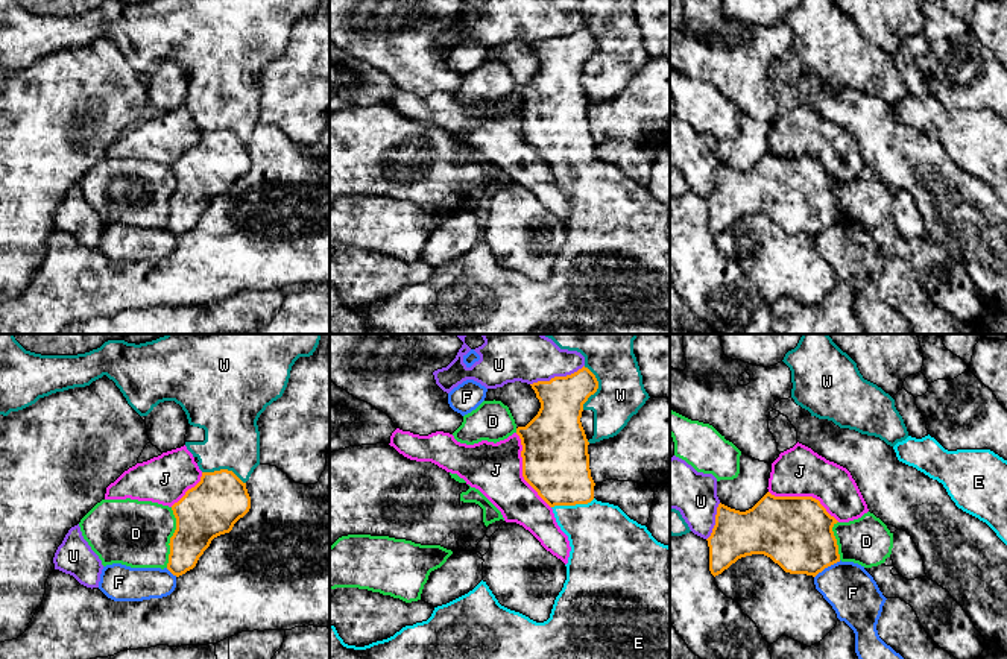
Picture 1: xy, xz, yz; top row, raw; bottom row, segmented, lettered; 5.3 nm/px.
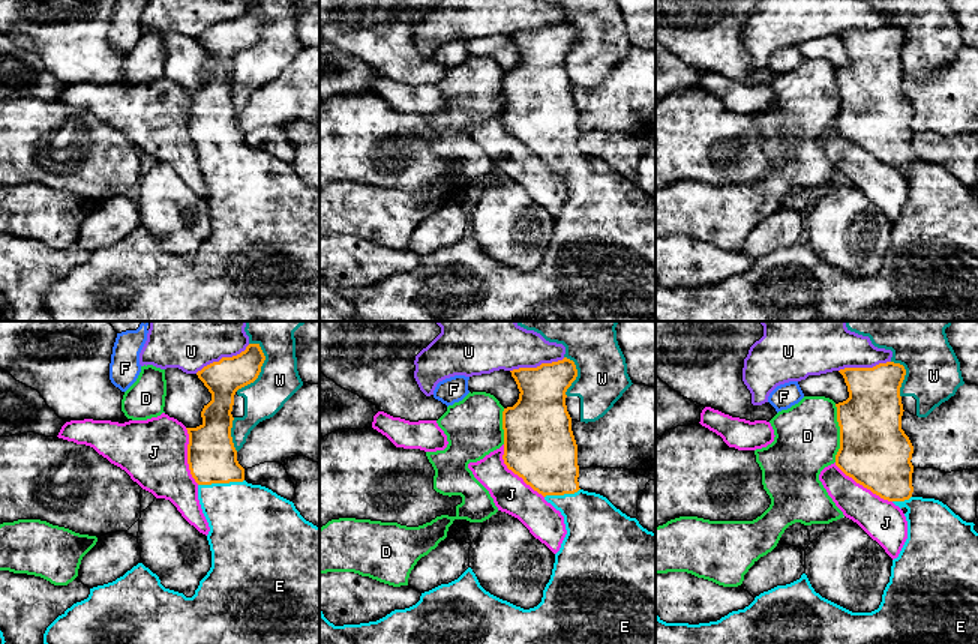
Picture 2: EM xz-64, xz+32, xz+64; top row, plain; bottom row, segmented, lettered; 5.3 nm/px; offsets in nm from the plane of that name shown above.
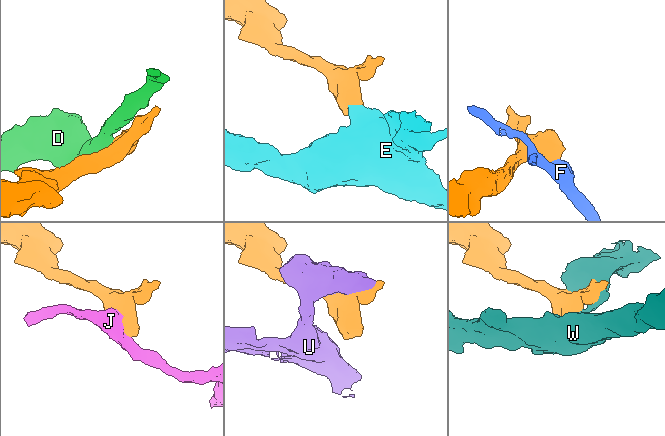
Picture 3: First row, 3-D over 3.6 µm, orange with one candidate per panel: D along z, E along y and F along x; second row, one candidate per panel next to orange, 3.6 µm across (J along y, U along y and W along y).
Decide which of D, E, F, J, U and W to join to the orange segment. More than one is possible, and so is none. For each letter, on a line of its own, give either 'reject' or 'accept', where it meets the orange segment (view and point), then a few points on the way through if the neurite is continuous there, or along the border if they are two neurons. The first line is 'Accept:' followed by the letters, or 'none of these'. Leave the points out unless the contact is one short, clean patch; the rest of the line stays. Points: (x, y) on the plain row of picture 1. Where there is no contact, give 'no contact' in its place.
Accept: E
D: reject | xy (170, 198)
E: accept | xz (573, 164) | across xz (555, 122), (559, 126), (573, 164), (603, 199)
F: reject | yz (827, 227)
J: reject | xz (523, 131)
U: reject | xz (556, 37)
W: reject | xz (597, 47)

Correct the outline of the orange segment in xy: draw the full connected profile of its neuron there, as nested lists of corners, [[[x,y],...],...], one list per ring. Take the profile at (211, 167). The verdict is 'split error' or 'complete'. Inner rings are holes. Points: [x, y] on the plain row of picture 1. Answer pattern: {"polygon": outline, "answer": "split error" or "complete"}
{"polygon": [[[232,131],[202,132],[200,141],[172,166],[176,190],[167,229],[179,237],[193,229],[211,200],[229,193],[251,169],[251,156]]], "answer": "complete"}

